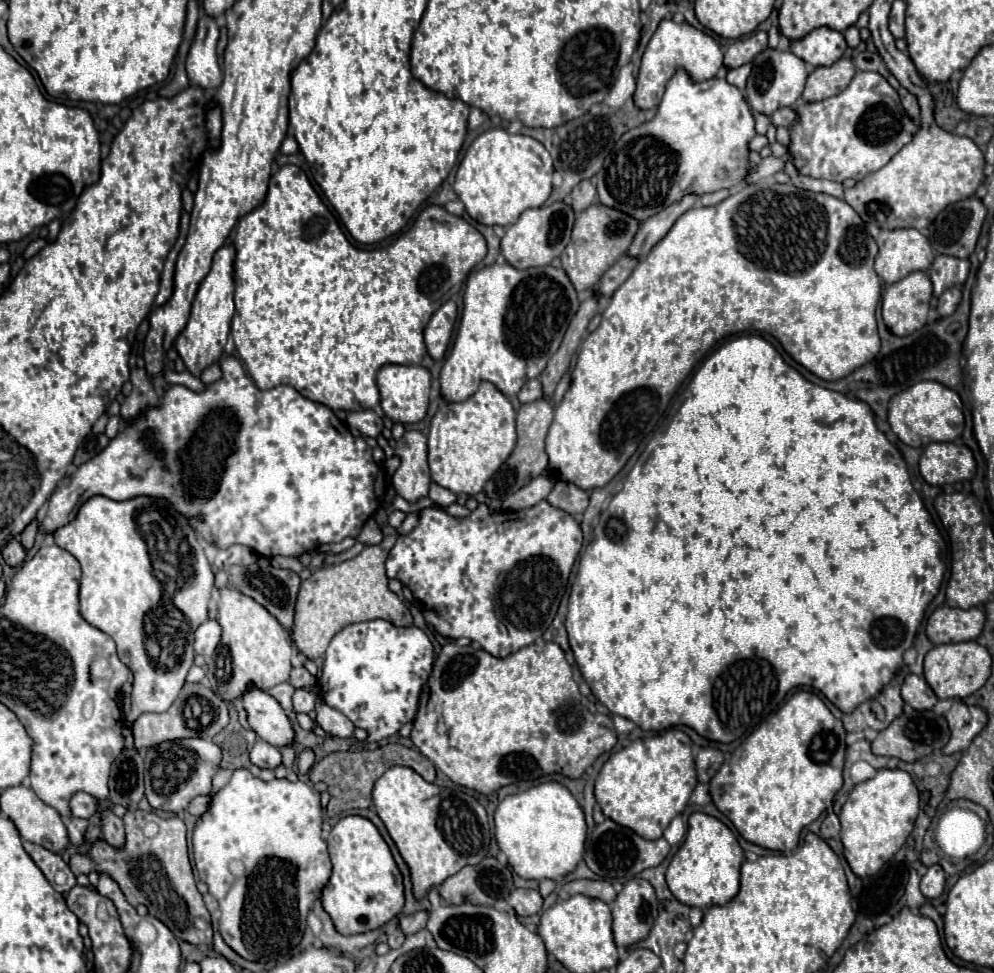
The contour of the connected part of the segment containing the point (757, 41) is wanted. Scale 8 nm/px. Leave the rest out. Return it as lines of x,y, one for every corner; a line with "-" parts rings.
762,30
750,34
750,36
744,36
744,40
736,40
734,44
728,46
728,50
724,54
724,66
728,66
728,68
744,66
744,64
752,62
752,58
756,54
760,54
766,46
768,46
768,34

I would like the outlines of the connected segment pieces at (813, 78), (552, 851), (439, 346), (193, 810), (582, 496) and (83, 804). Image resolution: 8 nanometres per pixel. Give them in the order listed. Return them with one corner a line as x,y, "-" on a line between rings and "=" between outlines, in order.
846,56
836,60
832,66
818,66
806,80
802,100
818,102
818,100
836,96
848,86
848,82
854,78
854,74
856,74
856,66
=
542,782
538,786
532,786
520,794
506,796
494,812
494,834
500,850
506,854
508,864
514,868
514,872
528,880
542,880
542,878
558,878
576,868
576,864
582,860
584,854
584,842
586,842
586,820
580,804
572,796
572,792
558,784
558,782
=
448,300
446,304
442,304
434,316
430,318
426,330
424,330
424,342
428,348
428,354
434,360
442,360
446,354
446,348
450,344
450,336
454,330
454,322
456,322
456,304
452,300
=
196,796
196,798
188,804
188,812
198,818
200,814
204,814
204,810
208,808
208,804
210,804
210,796
=
556,482
548,496
548,502
556,508
566,510
568,514
580,514
588,506
588,492
580,490
572,482
=
76,792
70,800
70,812
76,818
90,818
92,814
98,812
98,802
94,796
86,792

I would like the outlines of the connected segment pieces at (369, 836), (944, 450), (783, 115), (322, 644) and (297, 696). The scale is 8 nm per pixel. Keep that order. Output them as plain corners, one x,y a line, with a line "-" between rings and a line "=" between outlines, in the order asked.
364,816
340,818
328,836
328,852
330,852
334,870
332,870
328,886
322,890
322,906
330,914
338,932
360,934
360,932
376,930
376,928
384,926
388,920
392,920
396,914
402,912
402,908
404,908
402,874
392,858
392,852
390,852
386,840
380,836
378,828
368,818
364,818
=
932,442
920,456
920,474
932,486
968,480
974,472
976,462
966,444
962,450
954,442
=
780,108
776,112
770,114
770,122
774,126
784,126
784,128
790,128
794,122
796,122
796,114
792,108
=
394,536
384,538
382,544
366,546
352,560
320,568
308,580
302,582
302,588
296,600
292,640
306,658
310,660
322,658
332,636
338,634
344,626
354,624
354,622
382,618
396,626
412,624
412,614
408,606
388,588
388,576
384,570
386,540
388,540
388,550
390,550
394,544
=
298,688
292,696
294,712
310,712
316,704
316,694
312,694
308,688

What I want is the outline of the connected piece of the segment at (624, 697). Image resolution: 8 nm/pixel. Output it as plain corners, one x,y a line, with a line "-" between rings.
758,334
738,336
738,338
722,344
714,354
710,354
706,358
706,362
696,370
696,374
692,376
692,380
688,382
688,386
674,398
674,402
670,406
670,412
668,412
666,428
660,430
660,432
656,432
652,436
652,440
646,444
644,452
640,454
638,462
634,464
634,468
626,476
622,490
610,500
608,508
600,514
600,520
598,520
598,524
594,528
594,538
586,546
586,552
580,556
578,576
576,576
576,582
572,586
572,594
570,594
568,616
566,616
566,630
568,630
568,638
570,638
570,648
574,650
574,658
576,658
578,666
580,666
580,672
582,672
584,680
588,682
590,690
594,692
594,696
612,714
618,714
618,716
624,716
624,718
632,720
642,730
654,730
654,732
658,732
658,730
666,730
666,728
684,724
684,726
694,728
700,736
704,736
708,740
714,740
714,742
734,742
734,740
750,734
760,722
764,722
766,718
770,718
778,710
778,706
782,704
784,696
792,688
796,688
796,686
810,686
810,684
814,688
818,688
842,712
850,712
860,702
864,702
870,696
878,694
878,690
884,684
888,684
892,680
892,674
896,674
898,668
902,666
902,654
912,646
914,636
916,636
916,628
918,628
918,624
924,618
924,610
932,602
932,598
938,594
938,588
940,588
940,582
942,582
942,576
944,576
944,562
940,558
944,546
946,546
944,538
940,536
938,528
930,522
930,514
926,512
920,494
914,490
914,486
910,482
908,468
906,468
906,462
904,462
902,454
876,428
874,414
872,414
870,406
866,402
852,400
852,398
840,394
840,392
834,392
834,390
828,390
828,388
822,388
818,384
808,382
798,370
794,370
792,366
788,366
784,362
782,354
768,340
764,340
762,336
758,336

